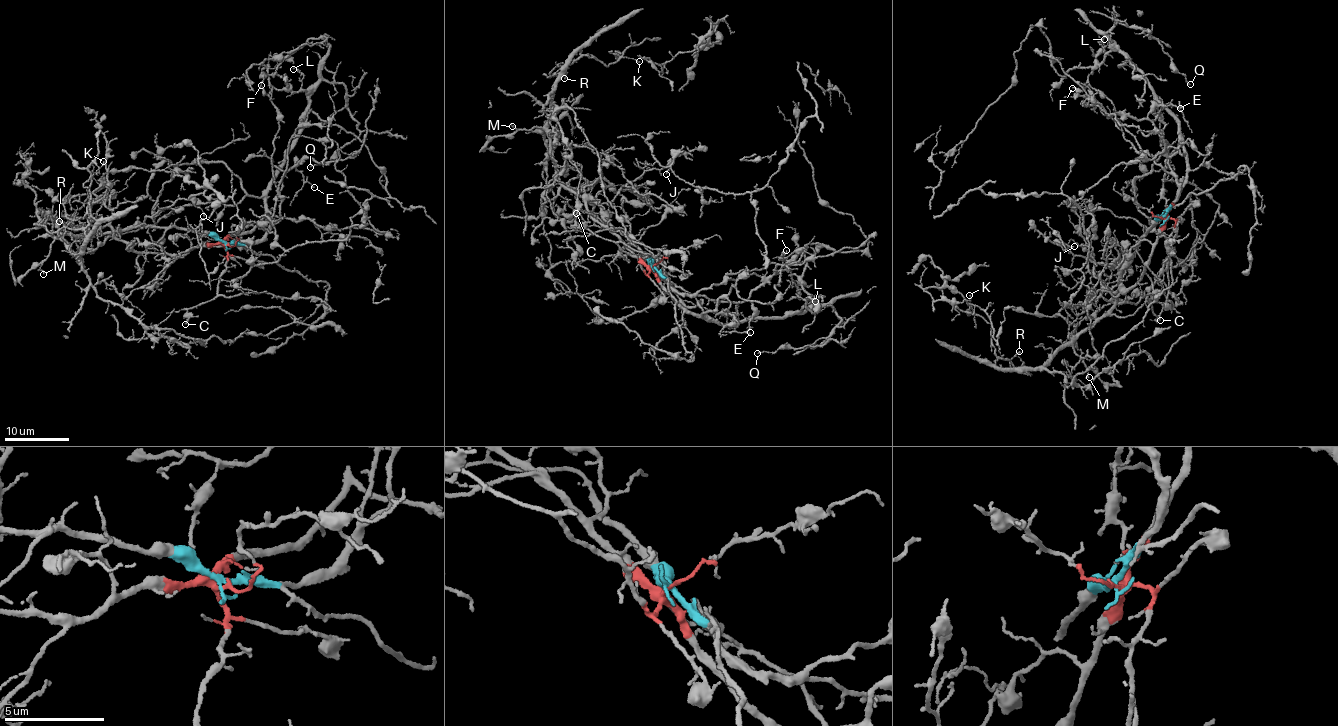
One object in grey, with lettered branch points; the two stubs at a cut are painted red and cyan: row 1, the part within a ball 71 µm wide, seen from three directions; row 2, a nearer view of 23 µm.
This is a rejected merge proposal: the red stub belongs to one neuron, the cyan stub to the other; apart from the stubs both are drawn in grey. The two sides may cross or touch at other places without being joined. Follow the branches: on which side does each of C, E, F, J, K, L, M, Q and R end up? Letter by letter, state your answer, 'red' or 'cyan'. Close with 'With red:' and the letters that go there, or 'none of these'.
C: red
E: cyan
F: cyan
J: cyan
K: cyan
L: red
M: cyan
Q: red
R: cyan
With red: C, L, Q

